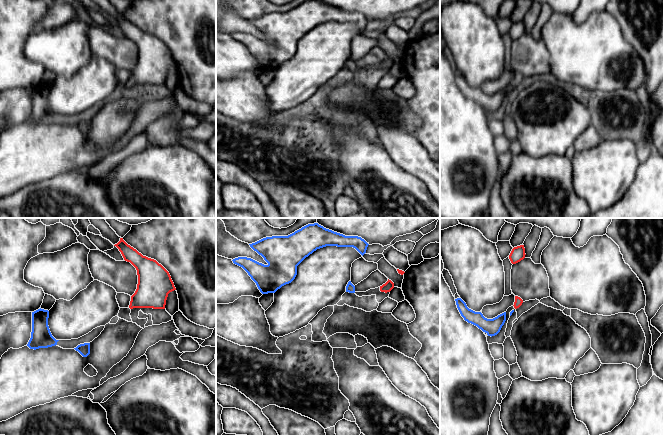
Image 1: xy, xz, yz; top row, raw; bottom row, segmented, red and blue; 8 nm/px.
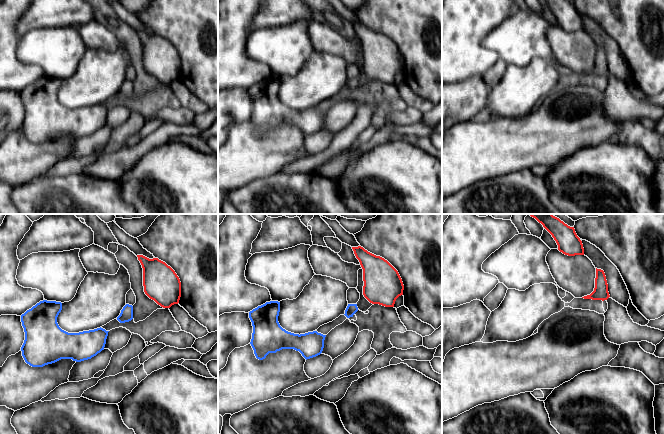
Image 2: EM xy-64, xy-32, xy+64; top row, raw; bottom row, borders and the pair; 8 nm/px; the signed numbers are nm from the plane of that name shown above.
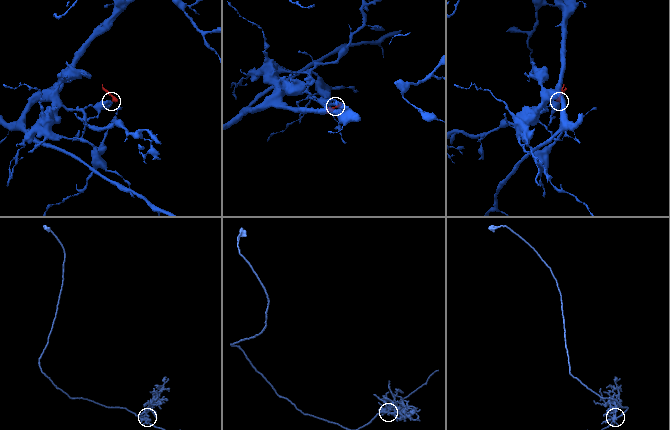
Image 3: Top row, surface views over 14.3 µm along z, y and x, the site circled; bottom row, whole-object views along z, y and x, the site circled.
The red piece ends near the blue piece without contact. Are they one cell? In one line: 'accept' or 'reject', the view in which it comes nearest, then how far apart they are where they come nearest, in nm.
accept | yz | 20 nm

